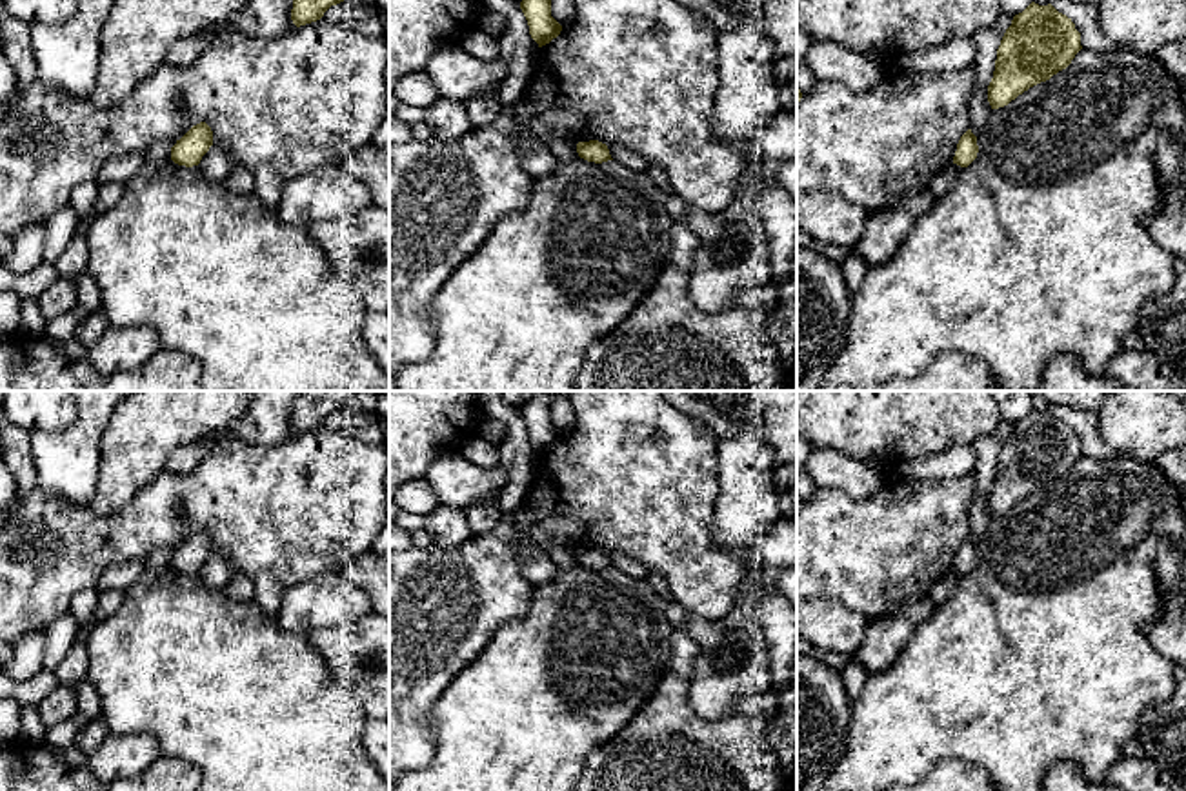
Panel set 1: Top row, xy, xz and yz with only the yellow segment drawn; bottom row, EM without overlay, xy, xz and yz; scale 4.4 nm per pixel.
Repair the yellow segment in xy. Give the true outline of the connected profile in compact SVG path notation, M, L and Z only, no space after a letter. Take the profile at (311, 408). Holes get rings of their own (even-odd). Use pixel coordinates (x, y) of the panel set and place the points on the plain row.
M302 391L295 402L291 427L296 435L317 429L349 402L353 391Z

